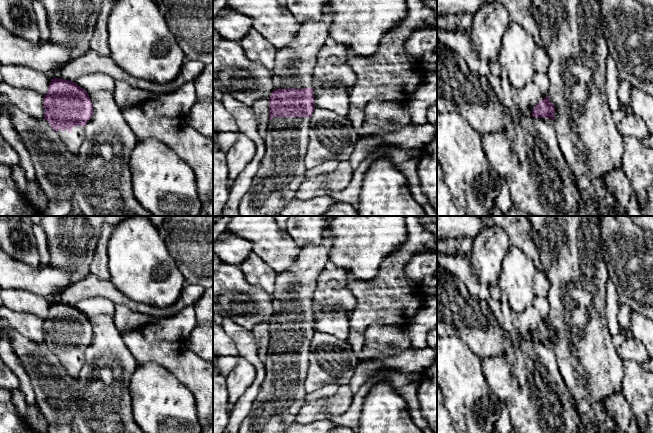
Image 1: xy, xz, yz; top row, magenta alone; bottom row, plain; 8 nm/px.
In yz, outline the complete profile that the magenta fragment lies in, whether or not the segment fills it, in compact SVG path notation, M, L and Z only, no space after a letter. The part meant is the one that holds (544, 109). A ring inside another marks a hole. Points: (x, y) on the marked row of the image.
M547 96L533 107L531 116L538 118L550 118L552 121L554 121L554 114L555 107Z

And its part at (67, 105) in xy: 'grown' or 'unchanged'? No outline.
grown

